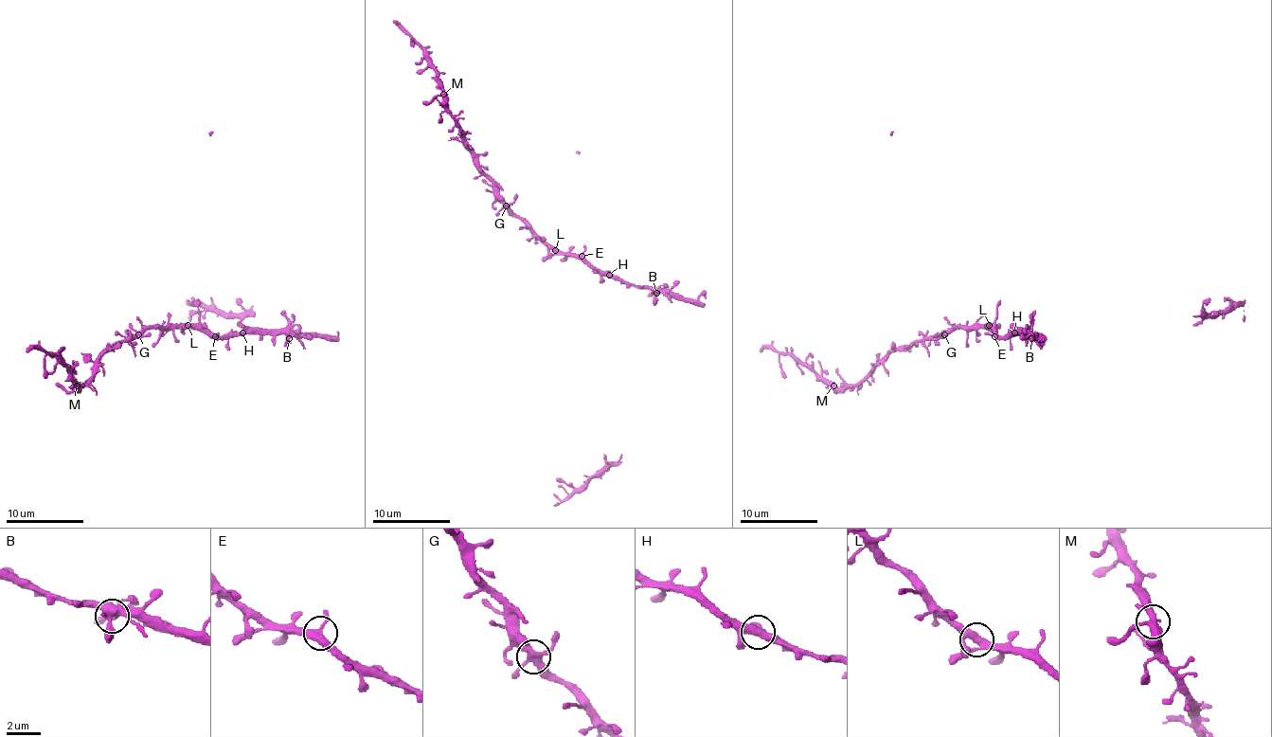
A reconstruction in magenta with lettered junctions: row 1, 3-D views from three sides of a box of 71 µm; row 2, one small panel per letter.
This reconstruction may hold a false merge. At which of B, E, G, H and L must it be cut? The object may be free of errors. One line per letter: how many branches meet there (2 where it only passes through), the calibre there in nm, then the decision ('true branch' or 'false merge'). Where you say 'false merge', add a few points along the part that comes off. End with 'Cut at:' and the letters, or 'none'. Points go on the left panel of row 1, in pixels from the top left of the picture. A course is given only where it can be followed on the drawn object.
B: 4 | 400 nm | true branch
E: 3 | 400 nm | true branch
G: 4 | 400 nm | true branch
H: 4 | 400 nm | true branch
L: 3 | 400 nm | true branch
Cut at: none

